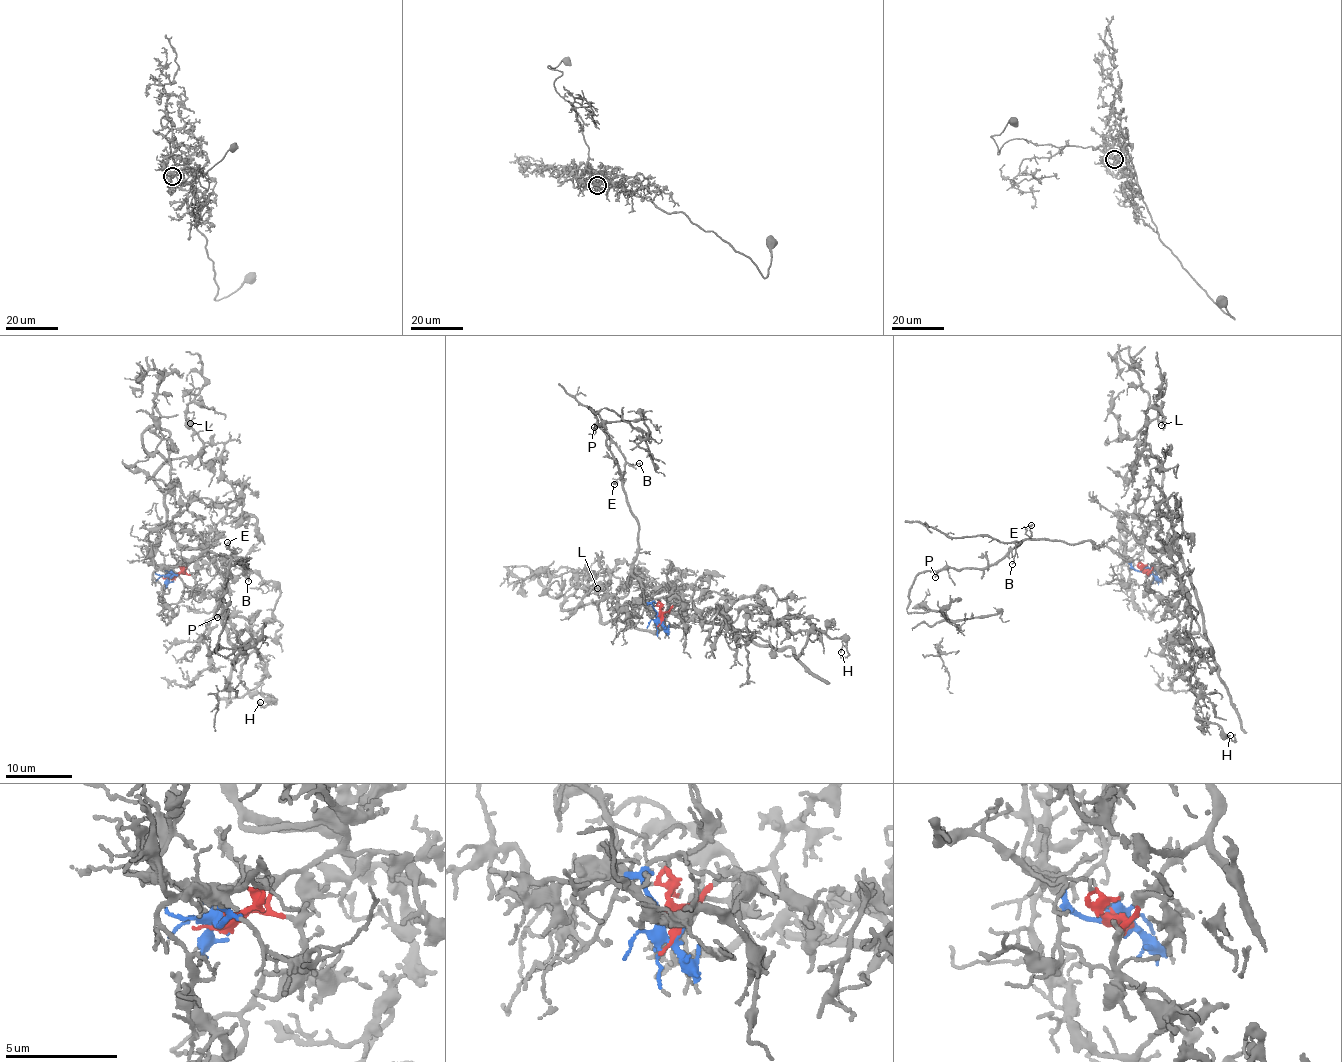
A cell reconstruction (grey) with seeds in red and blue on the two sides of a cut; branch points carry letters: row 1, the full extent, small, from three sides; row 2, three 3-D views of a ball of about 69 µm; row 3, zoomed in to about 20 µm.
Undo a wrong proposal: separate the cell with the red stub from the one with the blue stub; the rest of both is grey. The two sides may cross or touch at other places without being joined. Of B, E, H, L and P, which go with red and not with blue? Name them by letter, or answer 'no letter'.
H, L

